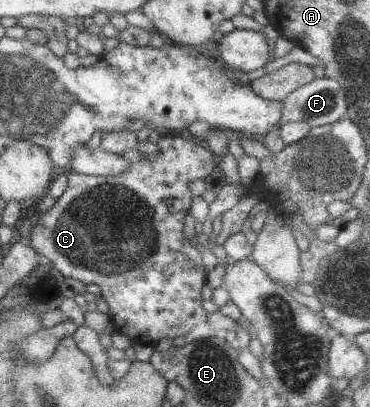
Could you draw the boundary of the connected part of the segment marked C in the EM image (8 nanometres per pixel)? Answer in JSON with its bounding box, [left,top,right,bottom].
[29,134,217,345]

